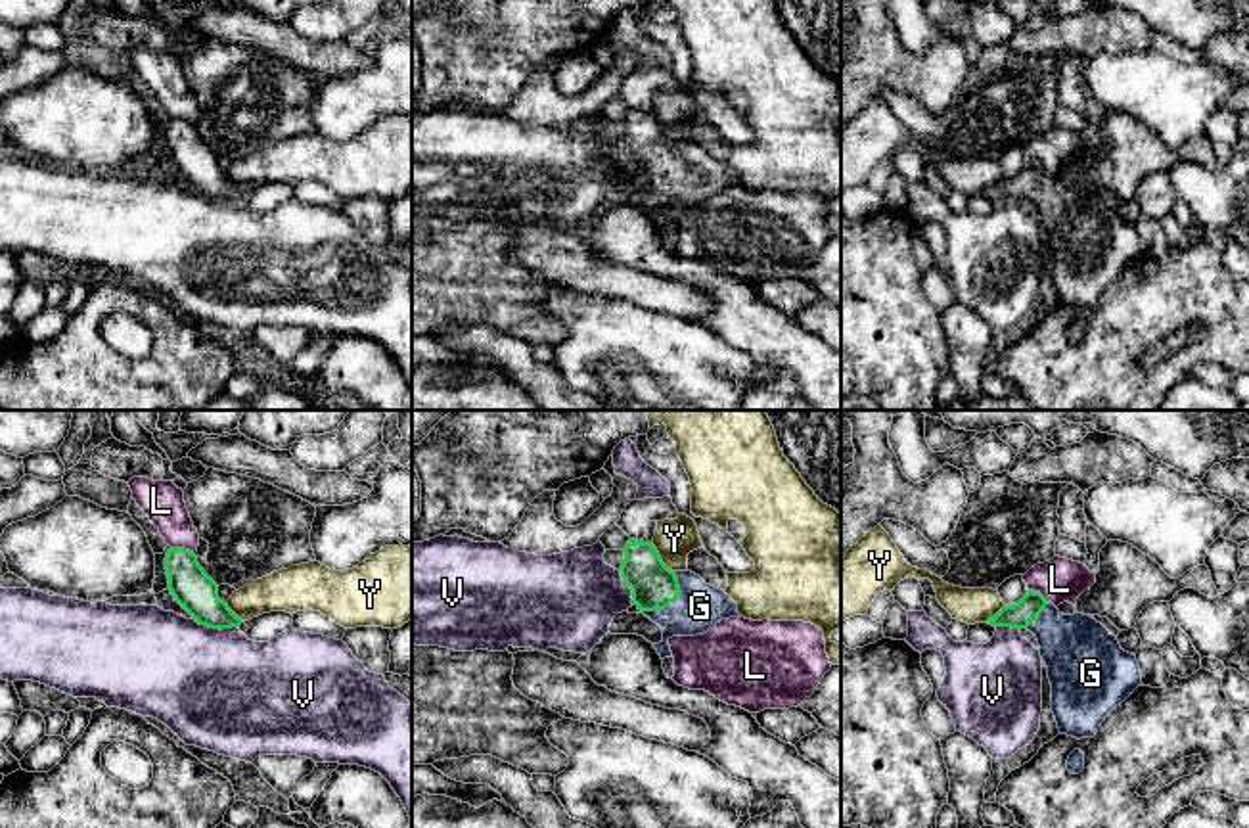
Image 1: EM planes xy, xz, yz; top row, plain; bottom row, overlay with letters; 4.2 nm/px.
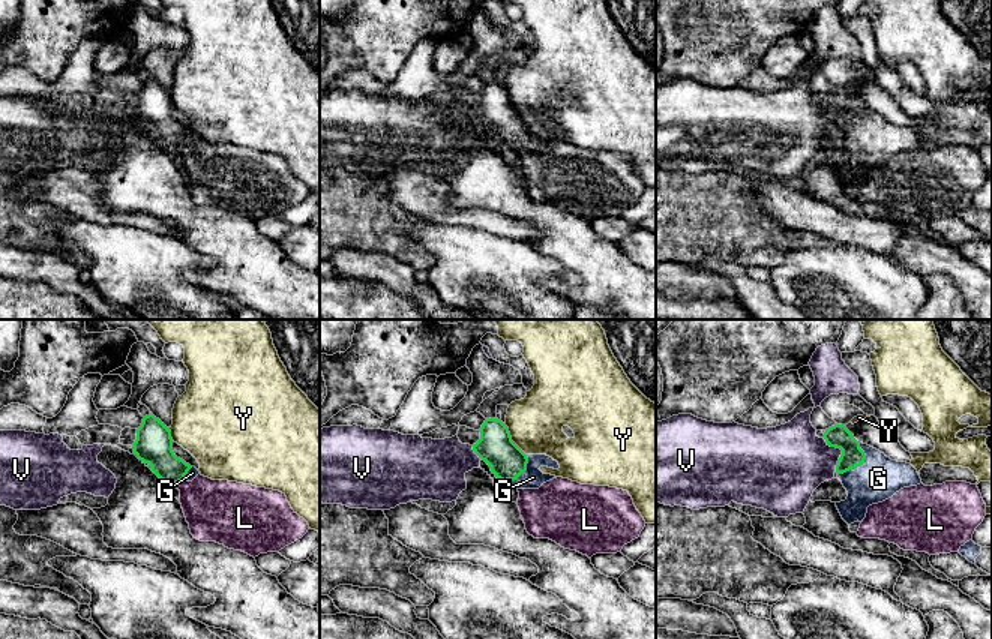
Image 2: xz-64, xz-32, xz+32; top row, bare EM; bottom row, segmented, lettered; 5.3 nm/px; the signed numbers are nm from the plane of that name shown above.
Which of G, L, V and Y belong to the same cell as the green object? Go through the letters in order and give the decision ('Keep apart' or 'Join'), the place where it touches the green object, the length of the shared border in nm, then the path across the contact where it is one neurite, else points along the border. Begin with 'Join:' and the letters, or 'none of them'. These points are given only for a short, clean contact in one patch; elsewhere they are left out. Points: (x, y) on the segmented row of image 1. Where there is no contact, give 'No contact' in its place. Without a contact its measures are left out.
Join: G
G: Join. Touches green at xz (671, 600). Shared border 220 nm. Path across: xz (654, 585), (671, 600), (700, 606)
L: Keep apart. Touches green at xy (182, 549). Shared border 110 nm
V: Keep apart. Touches green at xy (215, 627). Shared border 190 nm. Boundary: xy (194, 618), (209, 627), (236, 627)
Y: Keep apart. Touches green at xz (659, 558). Shared border 160 nm. Boundary: xz (652, 543), (659, 558), (675, 572)

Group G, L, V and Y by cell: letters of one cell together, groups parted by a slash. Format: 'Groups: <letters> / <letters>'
Groups: G / L / V / Y

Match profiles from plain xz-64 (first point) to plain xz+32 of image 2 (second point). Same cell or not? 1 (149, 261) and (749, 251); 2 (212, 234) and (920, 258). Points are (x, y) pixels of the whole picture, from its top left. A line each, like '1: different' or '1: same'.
1: different
2: same

